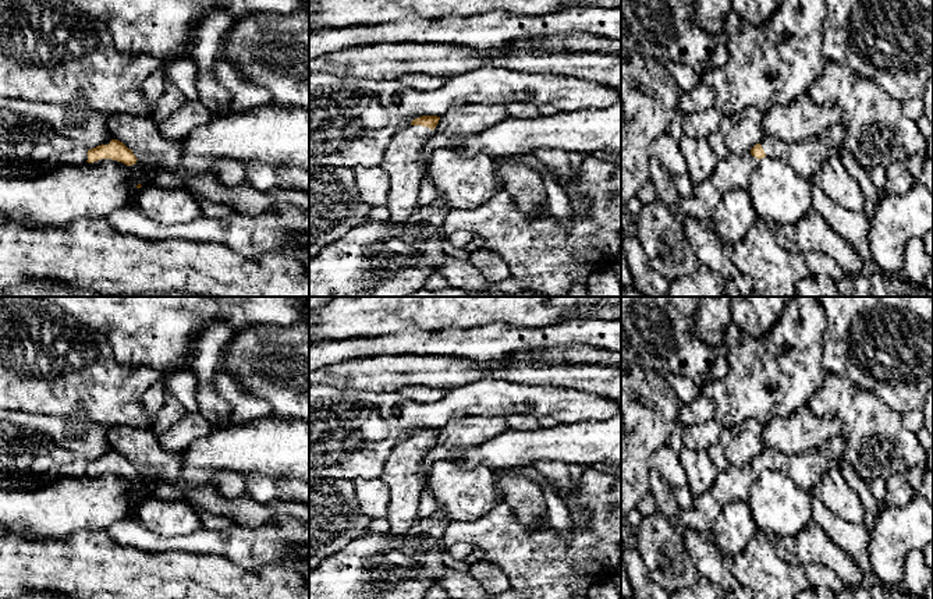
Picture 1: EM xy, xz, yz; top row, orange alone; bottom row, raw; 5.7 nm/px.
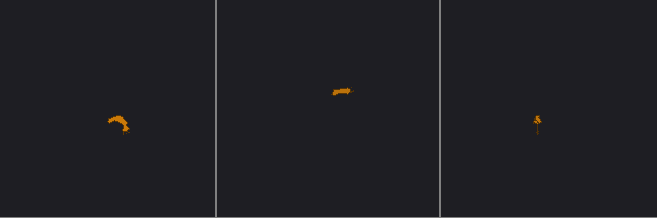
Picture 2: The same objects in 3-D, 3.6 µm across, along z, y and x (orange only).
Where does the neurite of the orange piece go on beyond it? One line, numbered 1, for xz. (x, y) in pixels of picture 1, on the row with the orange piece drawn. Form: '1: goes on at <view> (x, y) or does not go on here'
1: goes on at xz (401, 160)

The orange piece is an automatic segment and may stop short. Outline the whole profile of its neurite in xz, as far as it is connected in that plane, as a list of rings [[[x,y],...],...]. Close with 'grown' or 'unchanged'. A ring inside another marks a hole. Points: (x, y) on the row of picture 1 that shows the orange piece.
[[[422,116],[412,120],[411,125],[394,134],[389,143],[382,167],[389,174],[389,223],[401,224],[418,209],[418,194],[425,177],[421,152],[439,124],[437,116]]]; grown

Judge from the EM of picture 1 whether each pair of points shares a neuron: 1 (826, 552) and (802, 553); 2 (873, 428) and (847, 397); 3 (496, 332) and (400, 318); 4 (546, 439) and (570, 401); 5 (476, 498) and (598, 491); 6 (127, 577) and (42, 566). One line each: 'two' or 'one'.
1: one
2: one
3: two
4: two
5: two
6: one

